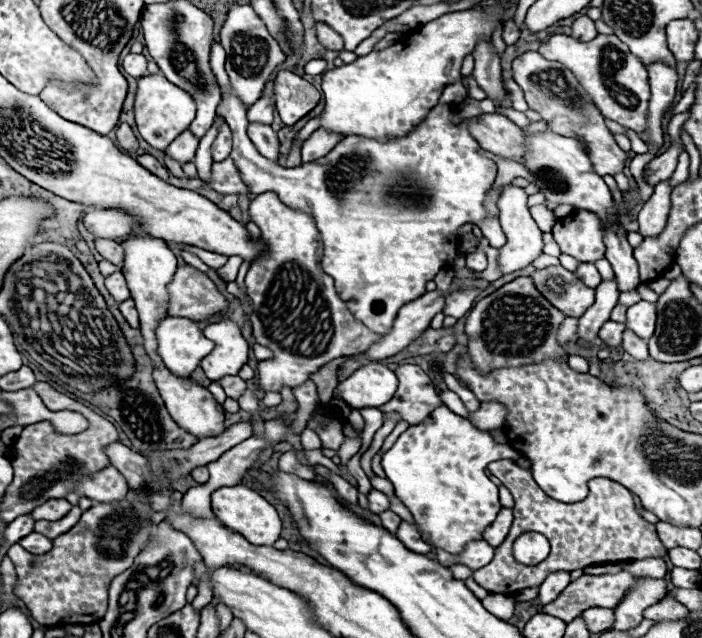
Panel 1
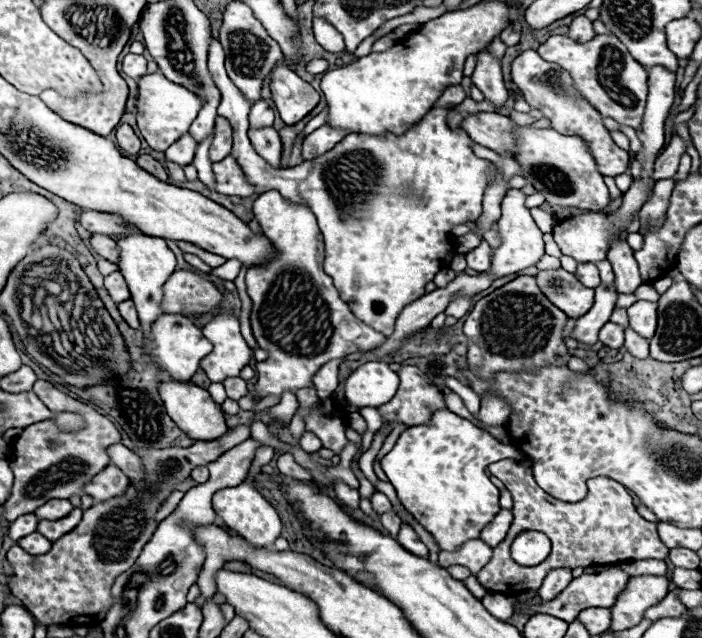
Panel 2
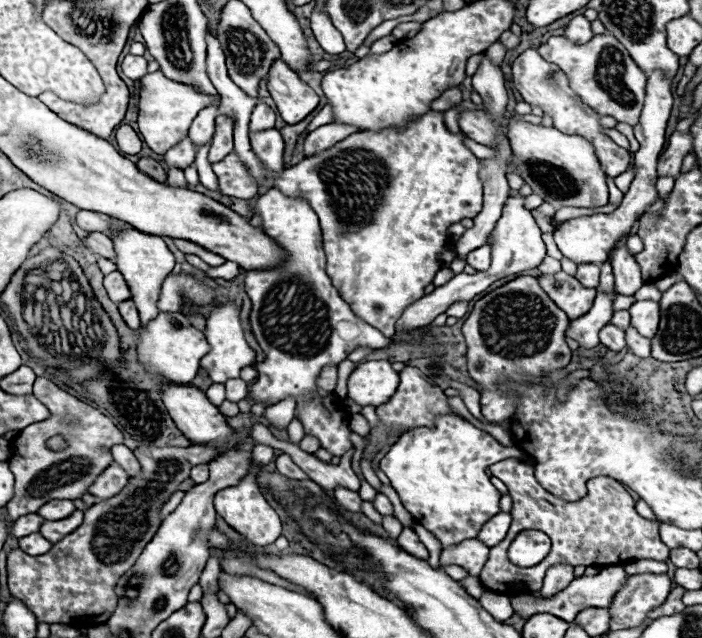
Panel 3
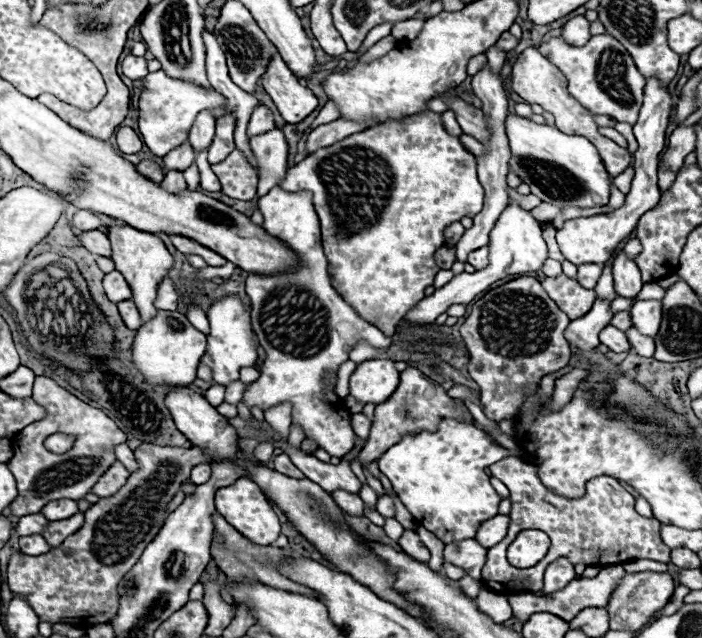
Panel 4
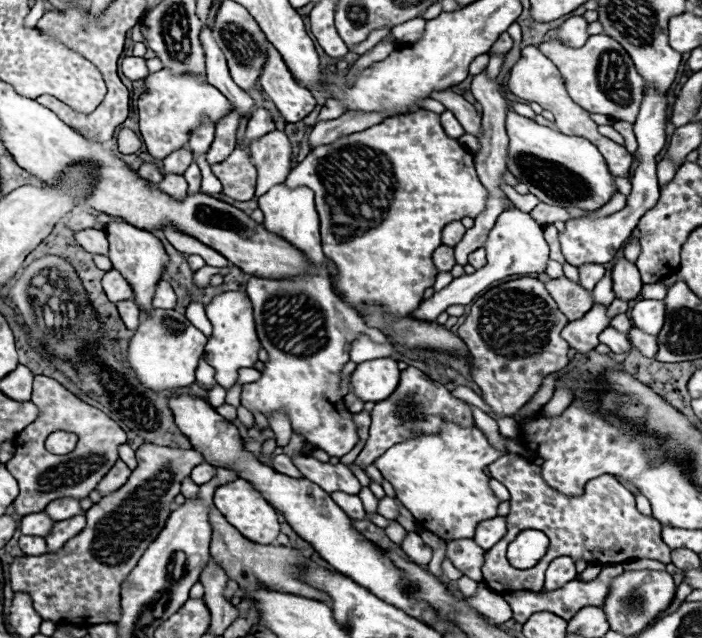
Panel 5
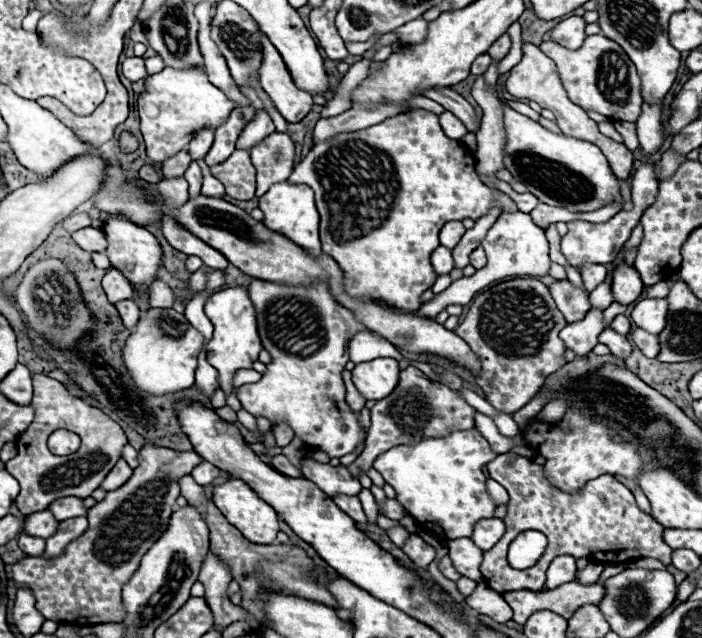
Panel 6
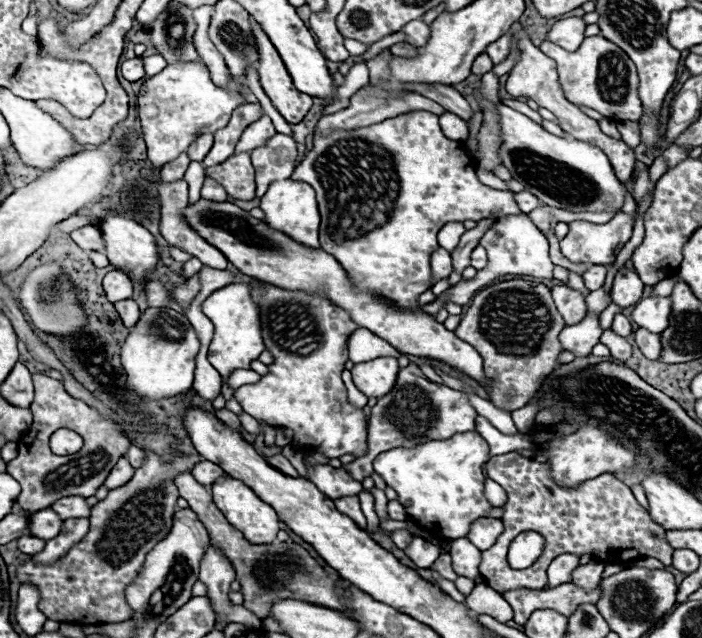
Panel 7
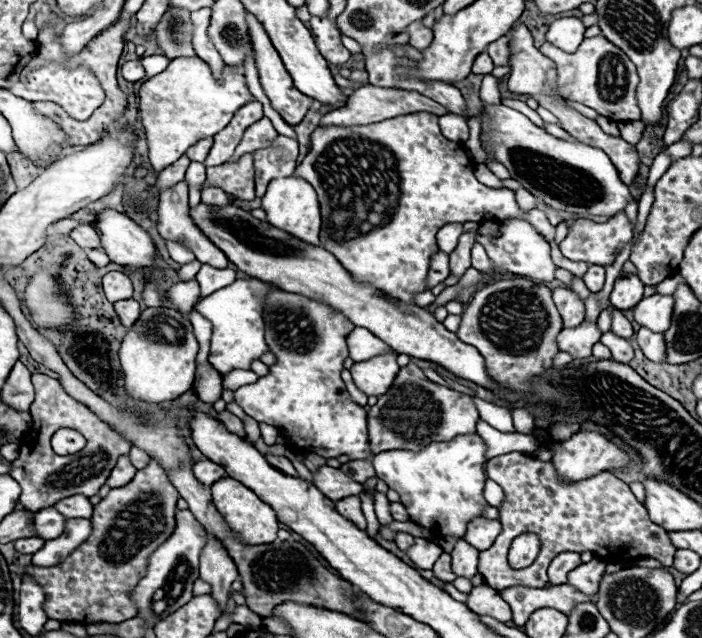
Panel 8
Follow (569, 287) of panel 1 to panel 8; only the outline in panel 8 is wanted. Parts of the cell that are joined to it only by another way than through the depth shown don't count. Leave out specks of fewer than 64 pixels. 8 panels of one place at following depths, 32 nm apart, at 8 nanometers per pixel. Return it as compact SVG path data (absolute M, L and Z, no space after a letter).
M554 288L554 302L562 314L564 328L576 326L584 320L584 302L570 288Z

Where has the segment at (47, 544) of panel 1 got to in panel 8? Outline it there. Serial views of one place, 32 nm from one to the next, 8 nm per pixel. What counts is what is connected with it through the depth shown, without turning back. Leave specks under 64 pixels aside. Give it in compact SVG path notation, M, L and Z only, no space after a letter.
M20 538L20 540L14 542L14 548L16 548L20 554L34 554L34 552L38 552L42 546L44 546L44 540L42 540L42 538Z

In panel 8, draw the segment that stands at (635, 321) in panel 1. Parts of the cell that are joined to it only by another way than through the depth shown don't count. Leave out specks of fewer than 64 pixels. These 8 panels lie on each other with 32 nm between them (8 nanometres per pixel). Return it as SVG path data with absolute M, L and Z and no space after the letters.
M652 294L648 298L642 298L634 306L634 320L640 326L650 328L652 332L664 332L670 326L672 312L674 312L674 298L672 296Z

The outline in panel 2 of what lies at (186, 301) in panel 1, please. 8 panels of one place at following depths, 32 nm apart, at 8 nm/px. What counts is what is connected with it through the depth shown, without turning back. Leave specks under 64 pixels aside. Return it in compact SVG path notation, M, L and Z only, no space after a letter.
M180 270L174 272L164 284L164 300L162 310L168 314L184 314L184 316L202 316L222 302L220 292L206 278Z

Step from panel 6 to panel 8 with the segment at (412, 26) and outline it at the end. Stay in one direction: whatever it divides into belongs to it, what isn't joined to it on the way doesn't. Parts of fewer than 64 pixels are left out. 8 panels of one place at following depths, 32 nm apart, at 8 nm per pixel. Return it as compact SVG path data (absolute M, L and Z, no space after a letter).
M414 22L412 26L408 26L406 30L410 34L410 46L414 46L416 50L426 50L432 42L432 30L424 28L420 22Z

